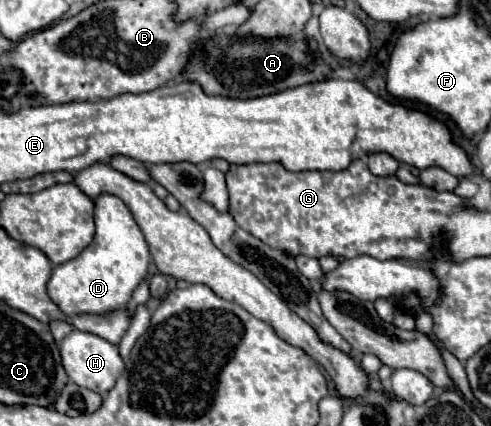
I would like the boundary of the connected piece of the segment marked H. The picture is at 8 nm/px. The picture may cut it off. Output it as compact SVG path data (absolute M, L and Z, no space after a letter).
M72 330L60 342L60 356L62 356L62 366L68 374L68 378L72 382L76 382L78 386L94 390L98 394L106 394L114 386L120 372L124 370L124 362L118 352L118 346L106 342L104 338L100 338L96 334L88 334L88 332L80 332L80 330Z

